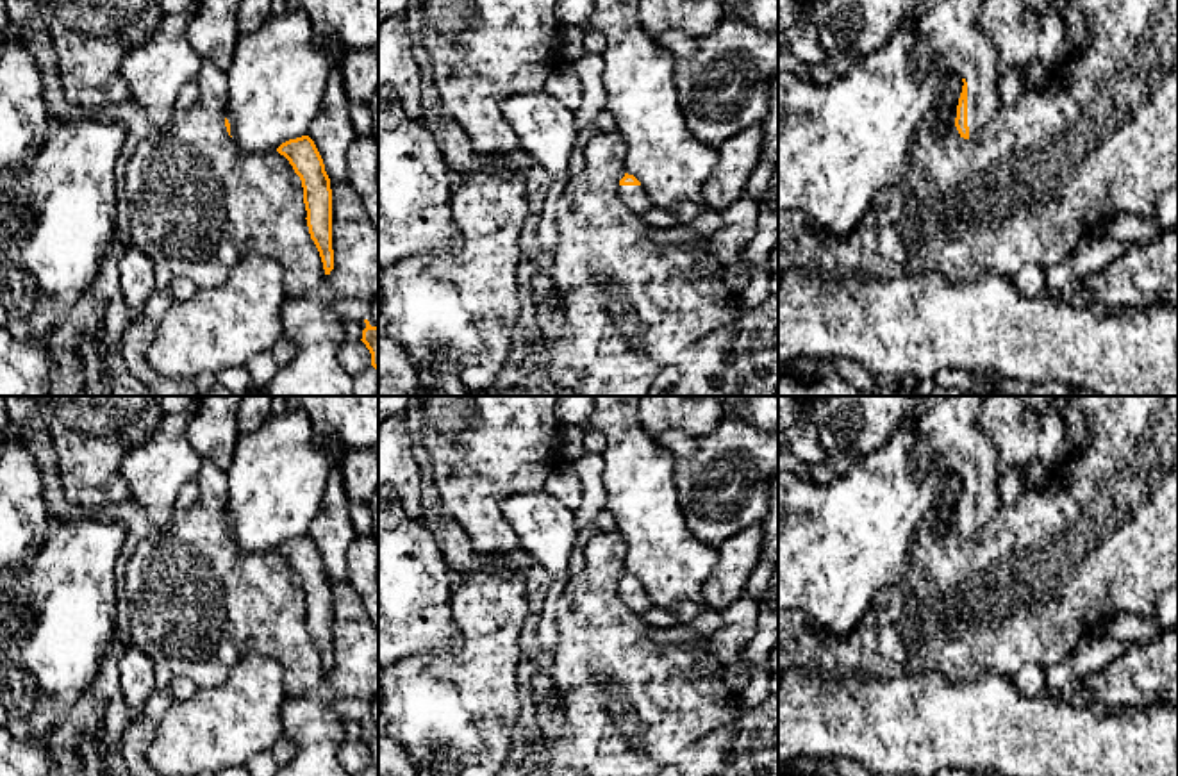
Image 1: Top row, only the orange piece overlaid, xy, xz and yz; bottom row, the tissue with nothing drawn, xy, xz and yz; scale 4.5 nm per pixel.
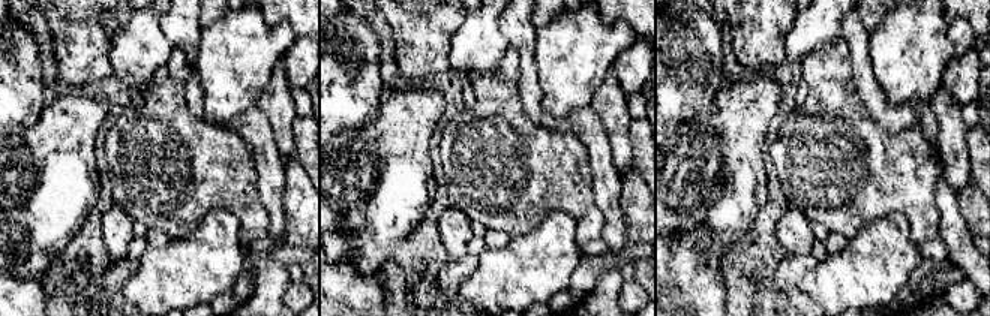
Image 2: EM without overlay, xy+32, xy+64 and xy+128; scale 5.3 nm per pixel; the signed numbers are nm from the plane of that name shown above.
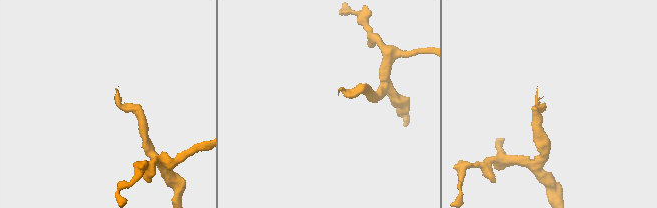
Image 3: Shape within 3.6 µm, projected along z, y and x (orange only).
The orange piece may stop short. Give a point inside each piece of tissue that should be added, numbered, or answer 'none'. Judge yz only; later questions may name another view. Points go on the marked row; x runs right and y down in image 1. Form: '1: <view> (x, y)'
1: yz (950, 36)

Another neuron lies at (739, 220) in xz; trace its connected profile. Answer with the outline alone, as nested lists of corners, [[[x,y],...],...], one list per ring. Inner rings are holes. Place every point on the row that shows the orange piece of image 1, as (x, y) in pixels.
[[[742,194],[721,211],[723,227],[707,237],[707,246],[723,266],[735,264],[757,228],[759,202]]]

